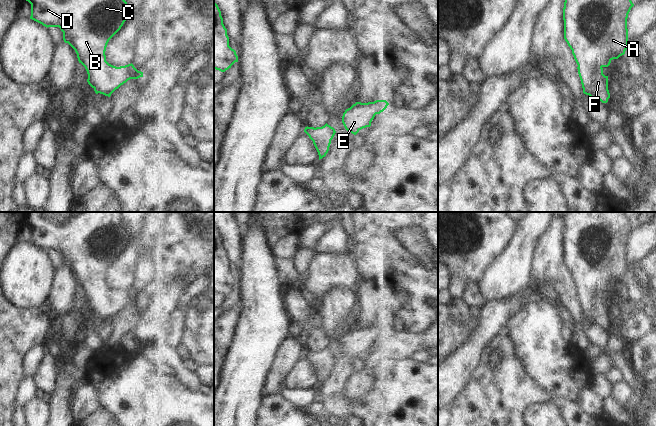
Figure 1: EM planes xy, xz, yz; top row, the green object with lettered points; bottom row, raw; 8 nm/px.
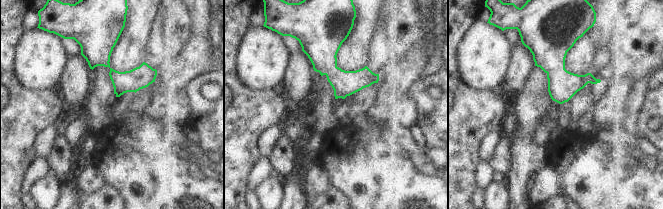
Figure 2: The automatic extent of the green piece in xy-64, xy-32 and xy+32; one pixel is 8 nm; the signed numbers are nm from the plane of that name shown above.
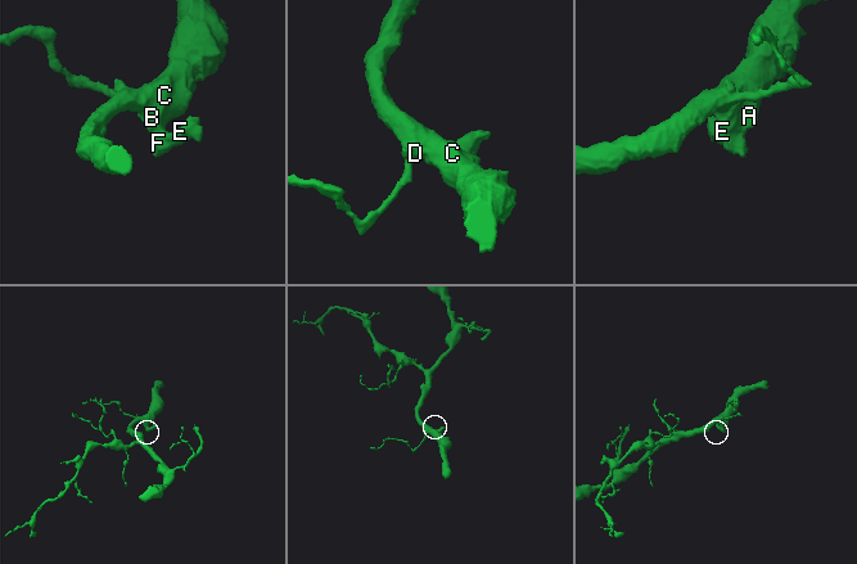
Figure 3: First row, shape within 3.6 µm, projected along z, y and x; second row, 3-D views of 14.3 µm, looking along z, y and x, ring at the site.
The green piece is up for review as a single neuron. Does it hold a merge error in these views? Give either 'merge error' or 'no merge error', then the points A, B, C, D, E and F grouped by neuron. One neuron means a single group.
no merge error | A B C D E F

